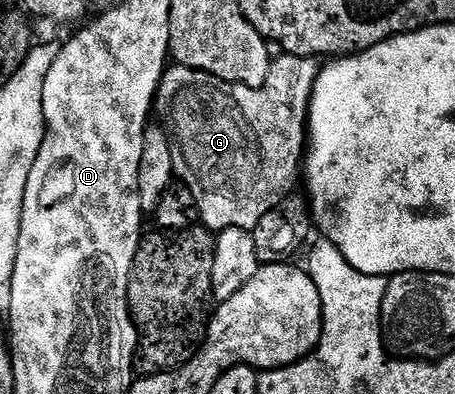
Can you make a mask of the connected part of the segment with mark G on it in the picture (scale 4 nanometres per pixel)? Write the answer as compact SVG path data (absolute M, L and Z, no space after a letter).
M284 53L273 60L264 88L251 89L185 65L172 63L165 68L164 78L156 89L154 113L165 121L163 124L174 138L179 153L174 173L182 184L190 187L198 203L203 228L250 231L266 211L278 207L278 203L295 190L292 188L301 180L306 156L308 103L312 99L312 84L320 70L317 58Z

